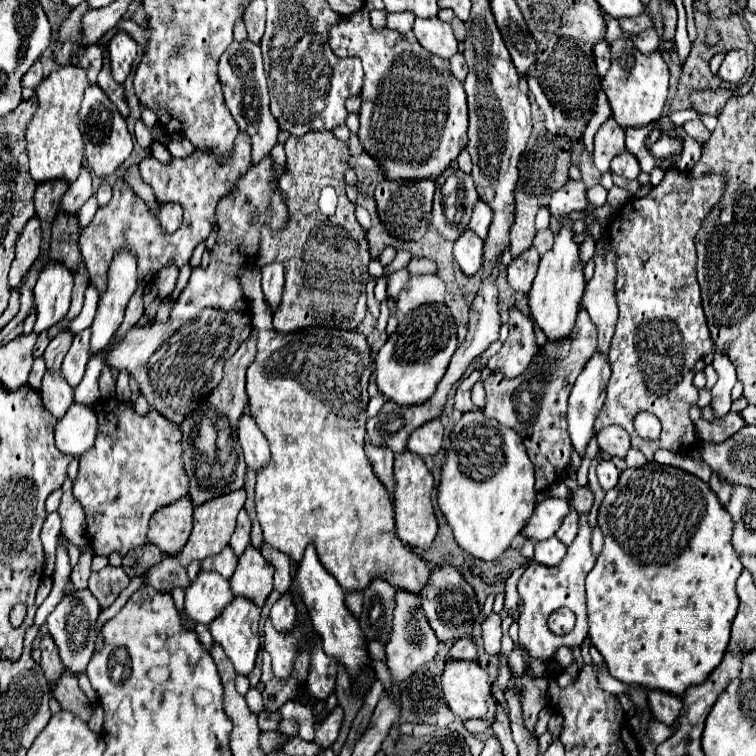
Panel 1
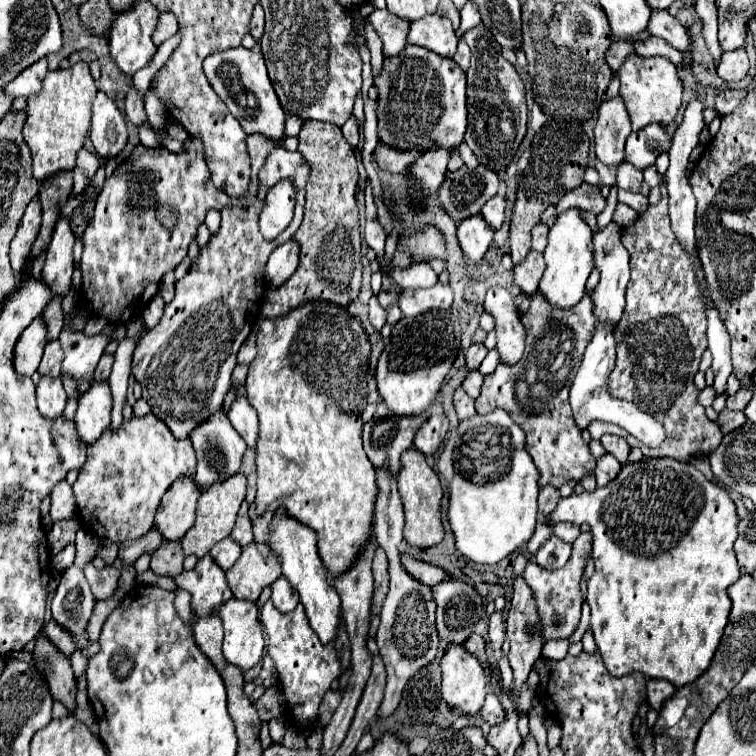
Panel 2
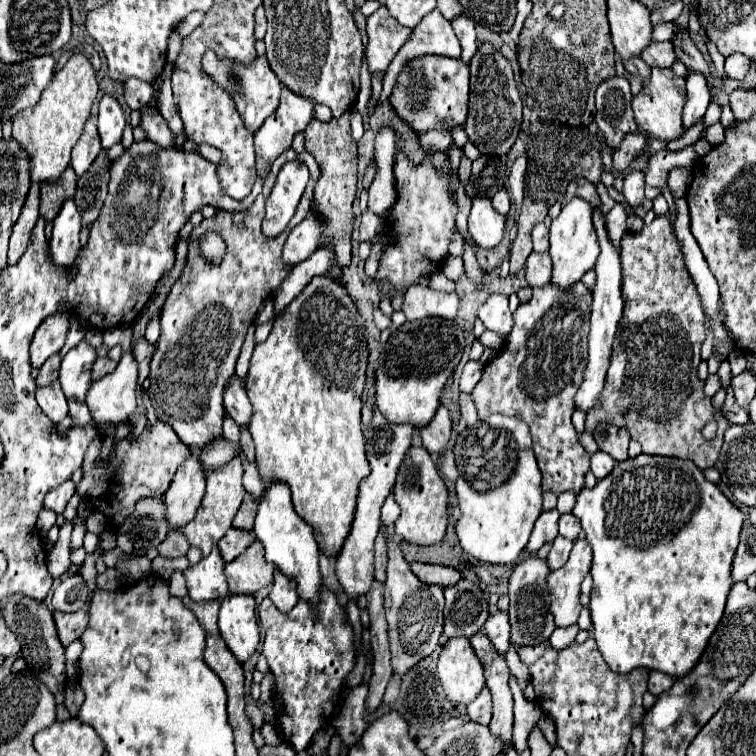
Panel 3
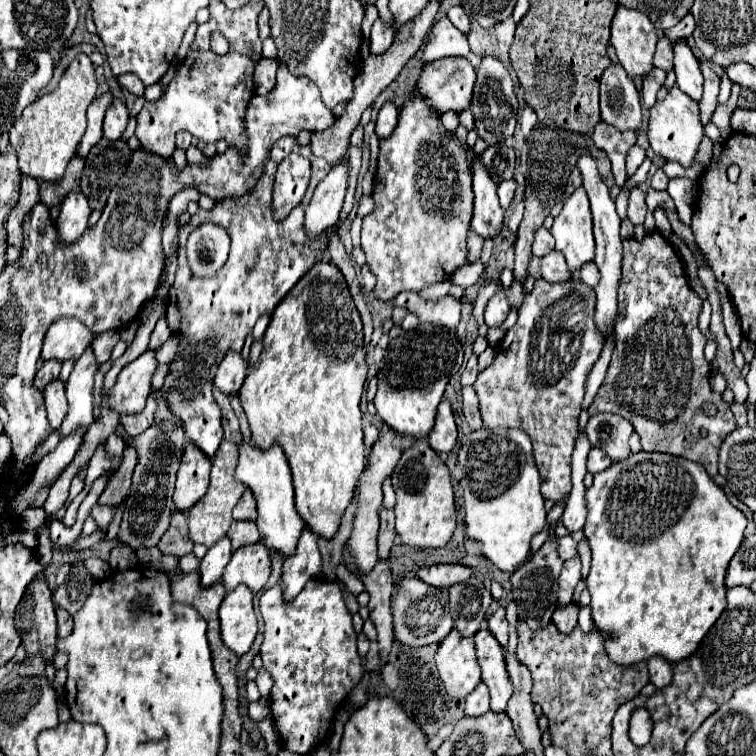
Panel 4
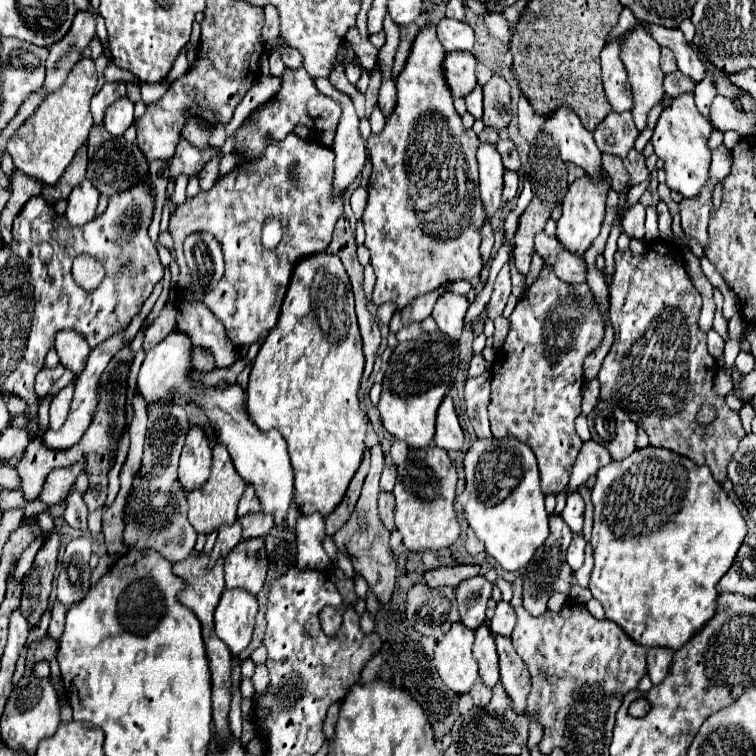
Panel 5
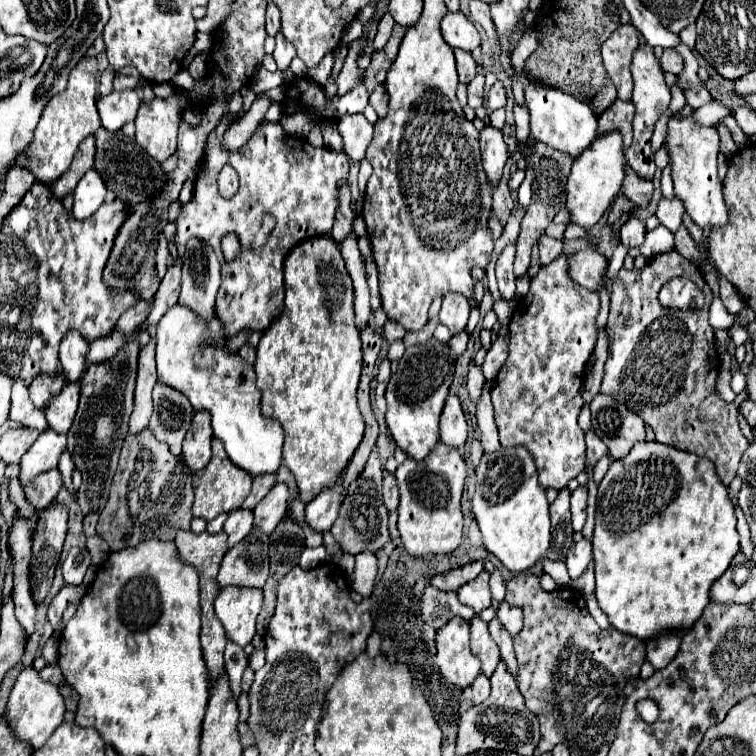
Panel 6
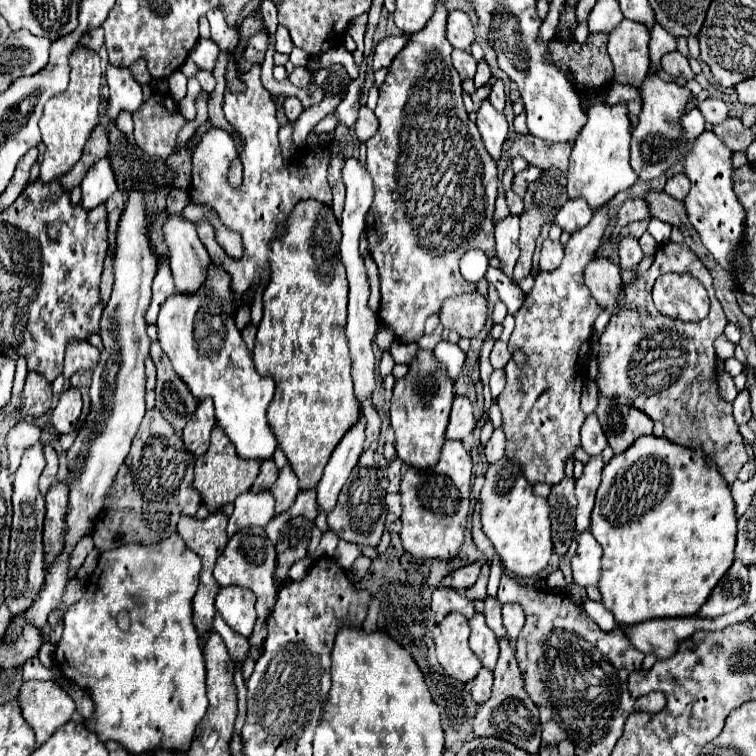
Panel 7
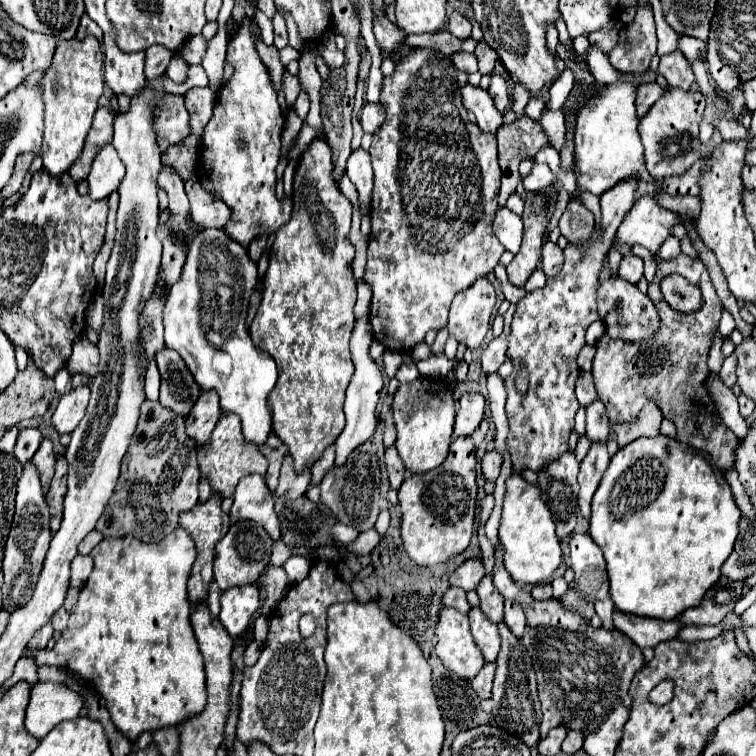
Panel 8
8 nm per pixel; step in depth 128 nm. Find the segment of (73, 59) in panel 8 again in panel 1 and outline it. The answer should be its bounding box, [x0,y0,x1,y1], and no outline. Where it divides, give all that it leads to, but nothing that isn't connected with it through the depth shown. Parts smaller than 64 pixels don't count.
[26,66,88,182]

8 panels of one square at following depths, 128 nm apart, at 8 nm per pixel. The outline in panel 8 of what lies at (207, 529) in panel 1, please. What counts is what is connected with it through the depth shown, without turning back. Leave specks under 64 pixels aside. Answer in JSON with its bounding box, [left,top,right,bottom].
[198,412,268,498]

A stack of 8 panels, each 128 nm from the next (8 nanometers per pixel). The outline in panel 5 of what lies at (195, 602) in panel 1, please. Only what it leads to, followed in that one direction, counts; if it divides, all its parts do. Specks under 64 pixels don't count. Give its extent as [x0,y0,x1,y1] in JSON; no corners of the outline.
[210,520,242,564]

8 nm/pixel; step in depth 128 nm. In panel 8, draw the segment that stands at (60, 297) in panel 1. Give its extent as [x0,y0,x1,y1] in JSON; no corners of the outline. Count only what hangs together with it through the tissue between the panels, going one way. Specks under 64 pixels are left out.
[88,144,126,200]

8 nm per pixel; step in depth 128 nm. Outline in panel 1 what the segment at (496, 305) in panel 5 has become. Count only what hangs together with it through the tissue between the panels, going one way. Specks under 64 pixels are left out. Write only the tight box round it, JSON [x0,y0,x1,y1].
[486,306,538,378]

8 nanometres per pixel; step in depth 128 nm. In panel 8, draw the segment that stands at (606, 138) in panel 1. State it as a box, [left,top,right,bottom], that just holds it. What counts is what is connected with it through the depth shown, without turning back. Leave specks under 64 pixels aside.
[610,6,656,74]

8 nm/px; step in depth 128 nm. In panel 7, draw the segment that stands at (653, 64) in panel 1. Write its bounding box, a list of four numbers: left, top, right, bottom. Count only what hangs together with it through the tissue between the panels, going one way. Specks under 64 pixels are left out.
[684,132,746,286]

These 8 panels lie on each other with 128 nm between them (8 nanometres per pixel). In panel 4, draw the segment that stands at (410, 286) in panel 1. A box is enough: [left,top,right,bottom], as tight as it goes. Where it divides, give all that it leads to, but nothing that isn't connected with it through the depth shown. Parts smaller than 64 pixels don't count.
[392,292,462,328]

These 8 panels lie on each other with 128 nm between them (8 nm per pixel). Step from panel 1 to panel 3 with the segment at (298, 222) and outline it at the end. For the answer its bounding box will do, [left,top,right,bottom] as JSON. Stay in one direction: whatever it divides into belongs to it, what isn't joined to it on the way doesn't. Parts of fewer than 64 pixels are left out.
[304,104,358,268]

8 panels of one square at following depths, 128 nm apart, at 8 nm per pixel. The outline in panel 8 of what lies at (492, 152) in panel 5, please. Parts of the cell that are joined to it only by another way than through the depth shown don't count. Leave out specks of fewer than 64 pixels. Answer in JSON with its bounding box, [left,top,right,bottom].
[460,84,502,132]

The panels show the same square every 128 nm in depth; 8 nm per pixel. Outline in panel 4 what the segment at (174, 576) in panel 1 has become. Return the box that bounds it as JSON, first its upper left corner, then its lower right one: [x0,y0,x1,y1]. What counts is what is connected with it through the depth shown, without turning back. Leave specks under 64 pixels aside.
[158,510,192,556]

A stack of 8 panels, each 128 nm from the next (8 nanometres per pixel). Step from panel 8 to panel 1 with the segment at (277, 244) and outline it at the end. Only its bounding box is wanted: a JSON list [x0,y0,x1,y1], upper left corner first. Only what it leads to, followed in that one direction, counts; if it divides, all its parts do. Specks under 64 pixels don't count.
[242,264,432,592]

